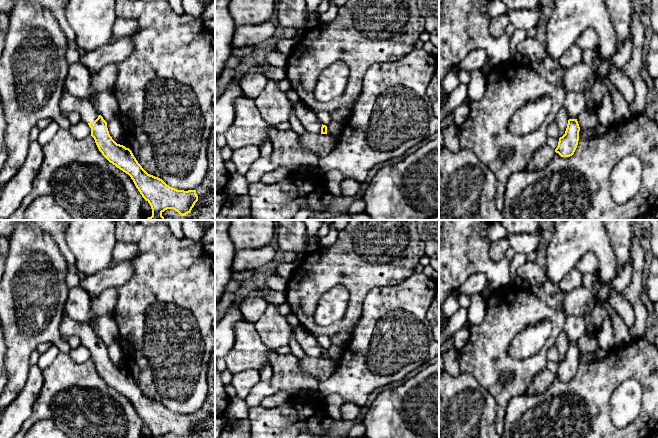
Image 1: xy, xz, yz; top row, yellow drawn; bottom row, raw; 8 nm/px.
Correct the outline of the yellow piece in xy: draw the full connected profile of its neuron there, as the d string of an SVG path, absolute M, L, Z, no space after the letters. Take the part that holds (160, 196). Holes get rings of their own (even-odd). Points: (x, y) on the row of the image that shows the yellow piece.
M65 90L59 107L66 114L77 112L80 120L91 128L91 136L102 155L131 177L142 197L151 206L152 216L147 220L164 220L162 213L167 209L173 209L181 216L191 212L198 201L196 190L177 190L162 179L148 174L129 148L112 139L107 122L96 111L89 98L78 99Z

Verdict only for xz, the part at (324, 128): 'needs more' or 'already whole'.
needs more

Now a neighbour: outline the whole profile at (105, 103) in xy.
M91 91L89 99L96 111L108 123L119 117L119 105L112 91Z

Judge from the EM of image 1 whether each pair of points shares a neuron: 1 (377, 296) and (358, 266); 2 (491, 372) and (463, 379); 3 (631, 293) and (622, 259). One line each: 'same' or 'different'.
1: different
2: different
3: different

